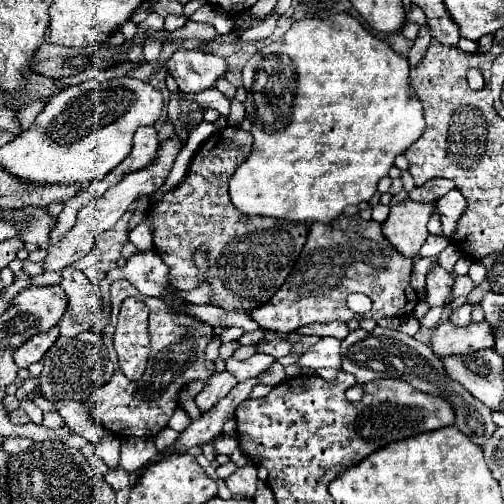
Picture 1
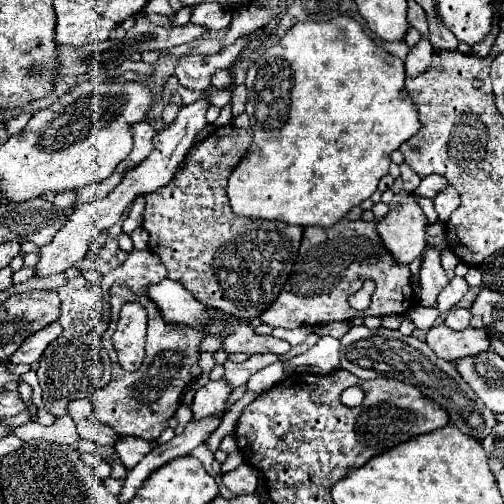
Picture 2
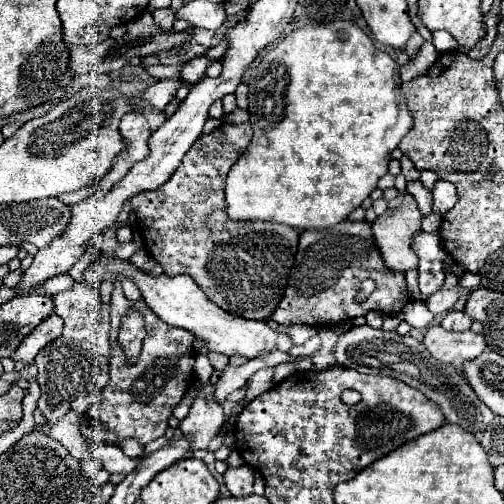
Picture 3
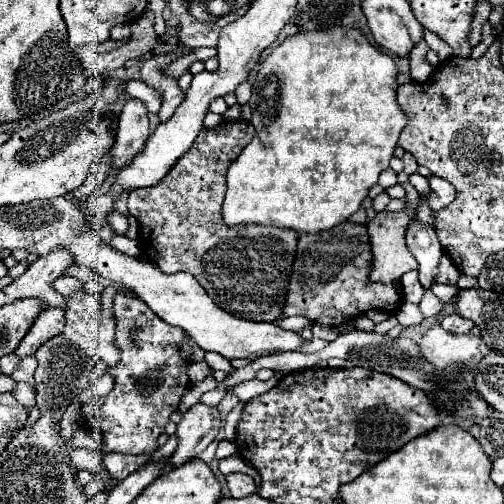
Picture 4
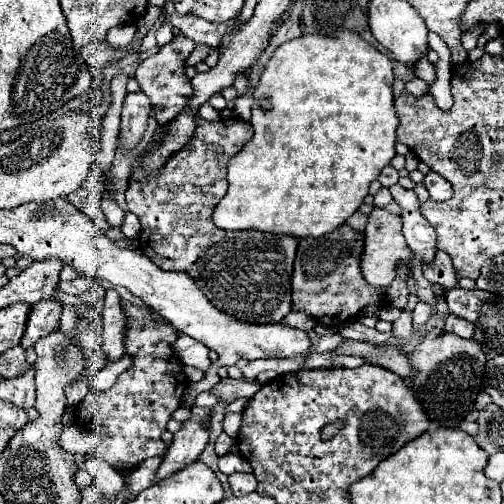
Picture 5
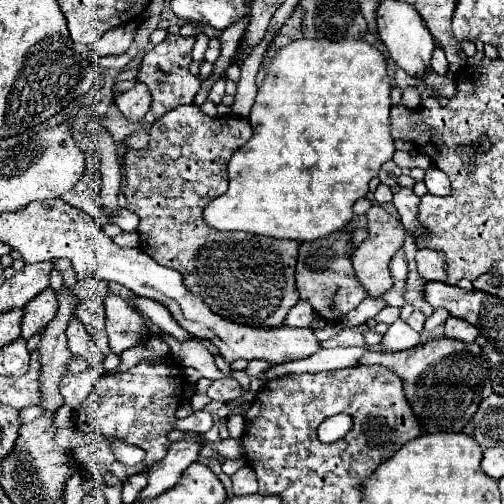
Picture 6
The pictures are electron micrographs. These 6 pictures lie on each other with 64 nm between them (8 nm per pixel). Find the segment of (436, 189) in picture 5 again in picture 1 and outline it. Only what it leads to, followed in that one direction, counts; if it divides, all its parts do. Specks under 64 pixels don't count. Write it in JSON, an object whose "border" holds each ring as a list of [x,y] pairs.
{"border":[[[450,190],[446,196],[438,198],[436,204],[438,204],[442,228],[444,228],[444,238],[448,238],[448,242],[452,242],[452,236],[456,234],[456,224],[458,224],[460,216],[464,214],[464,208],[468,204],[466,204],[460,190]]]}

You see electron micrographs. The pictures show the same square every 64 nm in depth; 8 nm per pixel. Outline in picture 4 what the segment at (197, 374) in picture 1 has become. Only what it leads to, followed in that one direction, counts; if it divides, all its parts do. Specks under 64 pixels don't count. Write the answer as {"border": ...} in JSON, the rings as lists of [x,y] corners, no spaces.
{"border":[[[118,292],[114,298],[116,316],[116,346],[120,348],[120,362],[109,368],[114,376],[114,388],[104,398],[94,398],[82,406],[84,418],[90,426],[98,426],[104,432],[106,452],[142,454],[156,446],[158,436],[170,422],[170,414],[176,412],[182,394],[186,392],[186,366],[188,362],[180,354],[180,346],[186,332],[182,328],[164,324],[158,316],[148,312],[142,300],[128,298]]]}

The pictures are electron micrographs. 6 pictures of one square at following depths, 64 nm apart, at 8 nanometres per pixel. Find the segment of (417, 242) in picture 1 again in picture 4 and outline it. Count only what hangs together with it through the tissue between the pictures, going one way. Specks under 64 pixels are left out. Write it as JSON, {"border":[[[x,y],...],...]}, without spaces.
{"border":[[[406,182],[406,206],[400,212],[380,212],[376,214],[374,220],[368,222],[368,234],[372,242],[372,254],[374,254],[374,268],[370,272],[372,282],[396,282],[400,276],[408,270],[416,268],[416,258],[408,252],[406,248],[406,230],[412,220],[416,220],[416,210],[418,210],[418,192]]]}

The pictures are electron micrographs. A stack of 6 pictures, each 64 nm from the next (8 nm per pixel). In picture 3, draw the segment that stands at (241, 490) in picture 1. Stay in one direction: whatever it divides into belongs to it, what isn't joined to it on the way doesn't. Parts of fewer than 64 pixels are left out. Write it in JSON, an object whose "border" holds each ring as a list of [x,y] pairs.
{"border":[[[240,466],[240,468],[228,468],[224,472],[224,484],[232,492],[232,496],[246,496],[252,492],[254,486],[254,472],[250,466]]]}

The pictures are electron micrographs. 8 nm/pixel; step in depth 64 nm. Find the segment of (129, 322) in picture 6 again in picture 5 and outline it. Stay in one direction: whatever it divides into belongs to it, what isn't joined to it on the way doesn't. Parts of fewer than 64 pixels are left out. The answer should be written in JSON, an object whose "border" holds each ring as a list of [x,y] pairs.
{"border":[[[114,288],[106,290],[104,298],[104,328],[102,328],[102,350],[110,362],[118,362],[124,356],[124,326],[126,318],[120,308],[120,296]]]}

